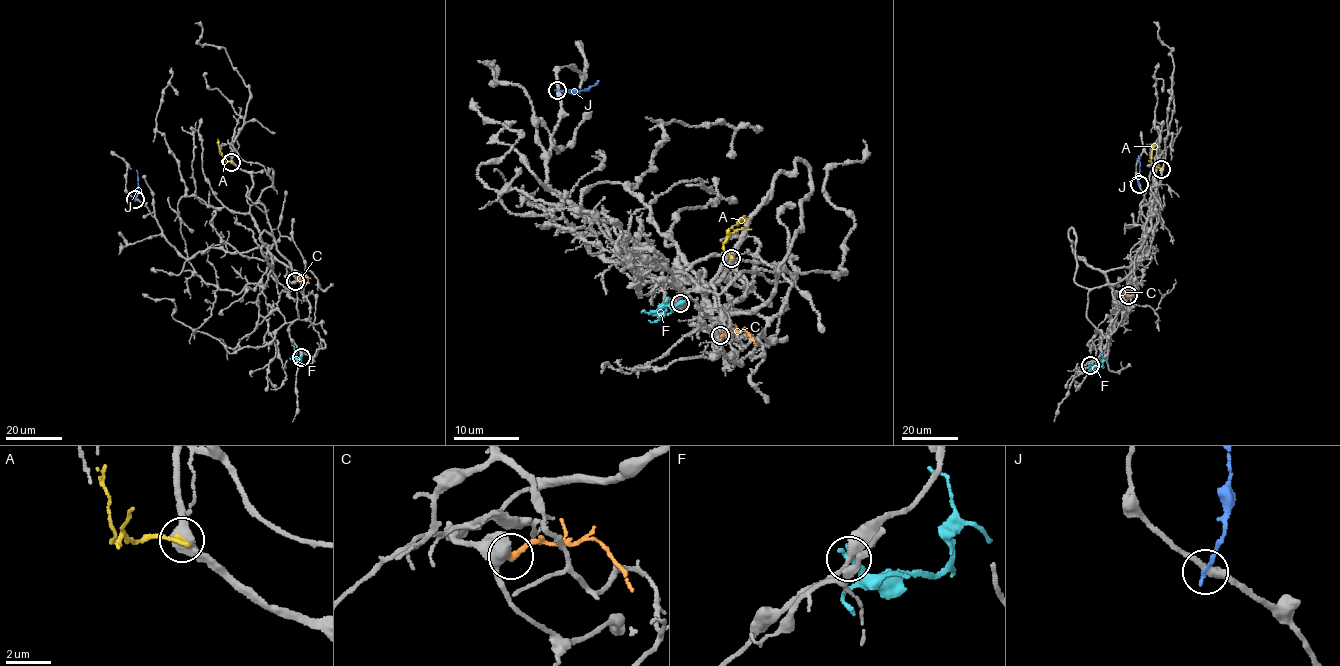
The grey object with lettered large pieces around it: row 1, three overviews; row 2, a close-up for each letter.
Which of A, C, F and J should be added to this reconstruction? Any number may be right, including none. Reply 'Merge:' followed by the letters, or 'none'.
Merge: none

